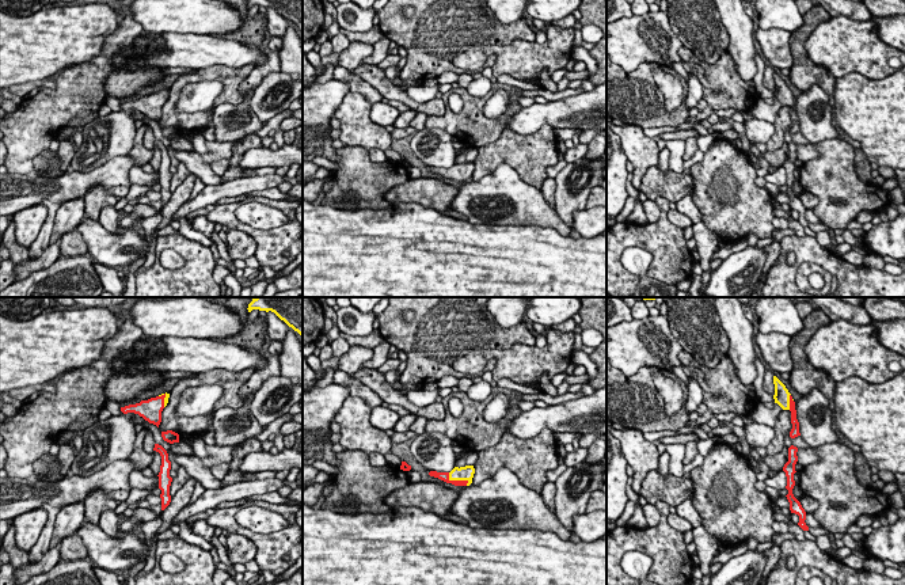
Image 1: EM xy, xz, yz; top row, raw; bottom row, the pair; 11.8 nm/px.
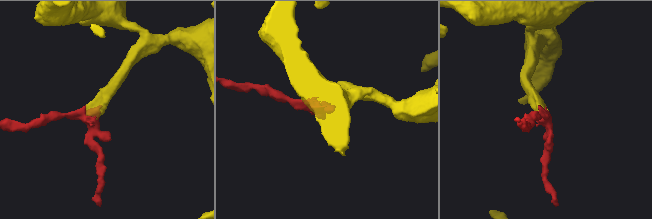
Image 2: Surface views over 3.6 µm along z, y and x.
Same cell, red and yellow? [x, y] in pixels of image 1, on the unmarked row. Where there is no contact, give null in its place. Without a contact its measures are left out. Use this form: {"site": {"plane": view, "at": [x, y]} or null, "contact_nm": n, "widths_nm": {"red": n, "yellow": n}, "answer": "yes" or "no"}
{"site": {"plane": "xz", "at": [457, 177]}, "contact_nm": 280, "widths_nm": {"red": 100, "yellow": 160}, "answer": "yes"}

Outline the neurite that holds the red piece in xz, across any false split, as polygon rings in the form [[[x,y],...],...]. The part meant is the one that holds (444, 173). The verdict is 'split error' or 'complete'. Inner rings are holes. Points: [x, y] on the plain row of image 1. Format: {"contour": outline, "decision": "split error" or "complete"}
{"contour": [[[474,162],[455,163],[450,168],[430,167],[429,171],[455,182],[469,182],[475,170]]], "decision": "split error"}

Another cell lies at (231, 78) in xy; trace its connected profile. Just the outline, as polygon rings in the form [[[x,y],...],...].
[[[213,65],[209,68],[195,69],[191,73],[180,75],[170,88],[168,99],[161,107],[161,118],[159,125],[161,128],[172,126],[178,130],[194,130],[208,126],[213,115],[213,110],[223,103],[240,105],[244,96],[239,92],[239,86],[251,73],[254,65],[244,65],[242,68],[229,68],[224,65]],[[218,80],[224,88],[214,99],[213,109],[197,113],[178,113],[175,110],[176,102],[180,96],[182,88],[190,83]]]

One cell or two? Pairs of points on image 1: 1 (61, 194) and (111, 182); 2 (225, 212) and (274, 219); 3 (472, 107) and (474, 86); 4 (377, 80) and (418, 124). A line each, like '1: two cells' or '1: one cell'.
1: one cell
2: two cells
3: two cells
4: two cells

